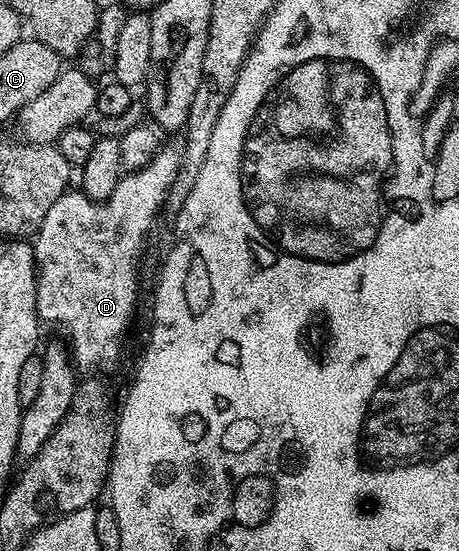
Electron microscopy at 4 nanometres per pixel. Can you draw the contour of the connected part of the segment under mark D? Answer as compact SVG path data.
M164 146L155 152L149 165L127 171L117 181L117 189L102 201L90 199L79 189L64 191L45 213L39 230L33 236L35 248L35 296L37 313L44 324L56 323L63 330L62 338L80 372L95 373L114 365L123 351L123 338L131 327L135 306L139 303L139 258L147 243L147 234L155 227L159 210L164 210L167 194L183 163L178 150Z

